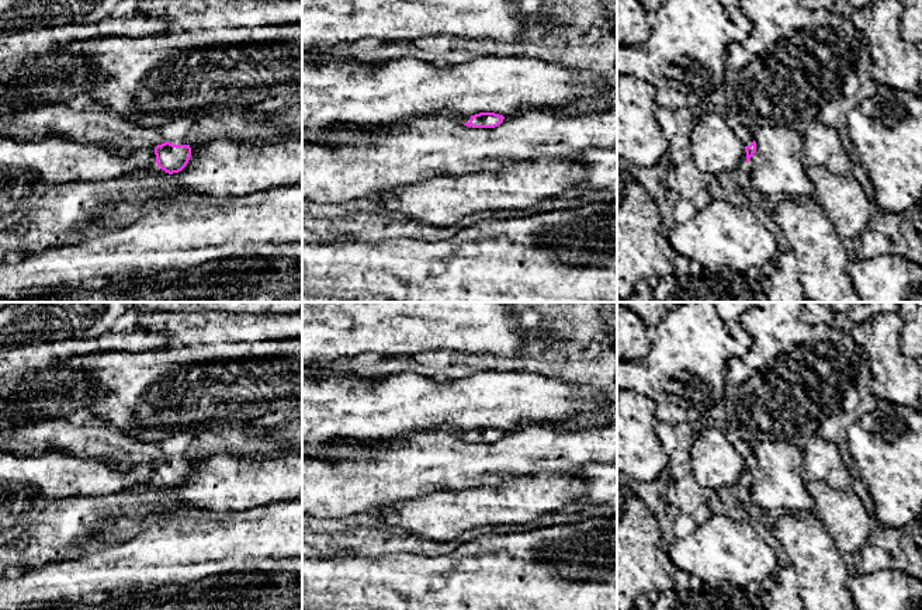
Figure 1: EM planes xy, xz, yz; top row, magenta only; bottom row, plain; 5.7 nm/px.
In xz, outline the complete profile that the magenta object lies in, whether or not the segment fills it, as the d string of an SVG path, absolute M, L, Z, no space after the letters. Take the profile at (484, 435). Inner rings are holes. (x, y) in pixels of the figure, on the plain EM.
M439 427L439 430L457 434L472 443L495 443L503 437L505 431L495 427L479 427L471 431L453 430L448 427Z

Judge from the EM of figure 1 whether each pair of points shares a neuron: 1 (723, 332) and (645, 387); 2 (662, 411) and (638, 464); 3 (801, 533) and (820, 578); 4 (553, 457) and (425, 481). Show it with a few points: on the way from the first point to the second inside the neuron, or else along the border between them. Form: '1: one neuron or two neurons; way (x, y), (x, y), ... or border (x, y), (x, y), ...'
1: one neuron; way (703, 343), (665, 378)
2: two neurons; border (638, 392), (654, 401), (655, 418), (658, 420)
3: one neuron; way (808, 544), (820, 567)
4: one neuron; way (520, 457), (509, 457), (498, 463), (457, 464)

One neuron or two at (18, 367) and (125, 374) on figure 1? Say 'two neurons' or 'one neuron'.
two neurons

